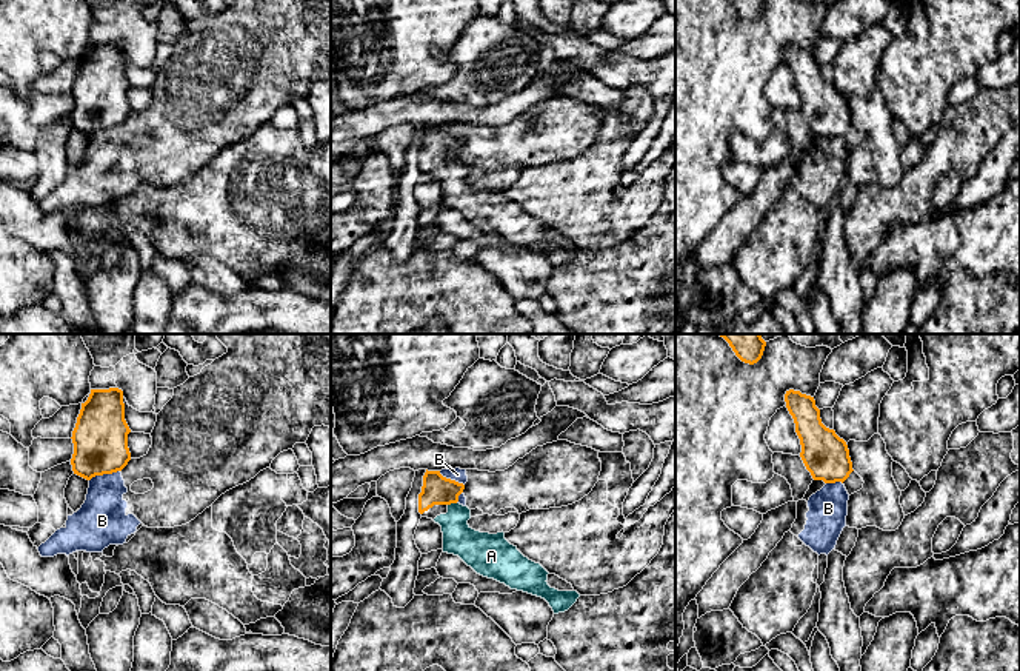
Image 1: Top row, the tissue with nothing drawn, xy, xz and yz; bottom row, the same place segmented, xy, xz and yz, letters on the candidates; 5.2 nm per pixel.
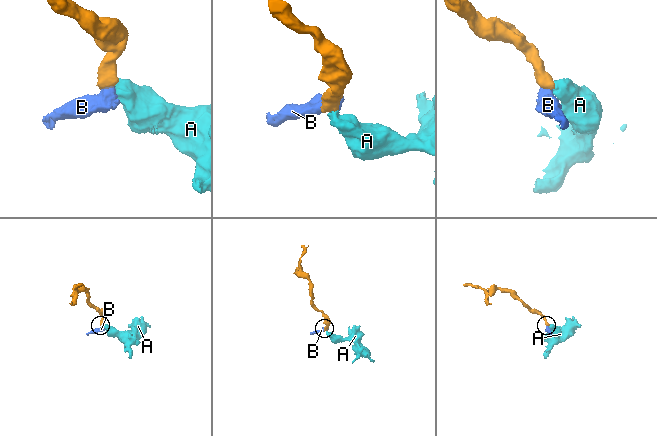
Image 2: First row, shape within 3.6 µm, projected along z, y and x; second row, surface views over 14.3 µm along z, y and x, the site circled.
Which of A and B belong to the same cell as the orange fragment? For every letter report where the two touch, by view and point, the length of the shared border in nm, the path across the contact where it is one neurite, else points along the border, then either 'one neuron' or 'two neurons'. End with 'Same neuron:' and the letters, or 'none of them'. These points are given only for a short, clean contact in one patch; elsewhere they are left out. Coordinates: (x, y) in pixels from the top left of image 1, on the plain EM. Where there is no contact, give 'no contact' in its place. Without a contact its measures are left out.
A: meets orange in xz at (451, 157); contact 50 nm long; one neuron
B: meets orange in xy at (103, 128); contact 170 nm long; border along xy (119, 125), (110, 130), (96, 130), (90, 136); two neurons
Same neuron: A

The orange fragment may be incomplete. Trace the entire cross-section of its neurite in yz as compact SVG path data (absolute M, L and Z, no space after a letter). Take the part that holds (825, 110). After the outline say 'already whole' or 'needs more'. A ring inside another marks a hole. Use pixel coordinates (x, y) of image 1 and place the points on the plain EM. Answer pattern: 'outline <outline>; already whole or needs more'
outline M789 45L785 57L800 94L800 112L814 135L842 137L848 149L863 143L863 134L852 125L848 100L834 85L826 83L811 51Z; needs more

